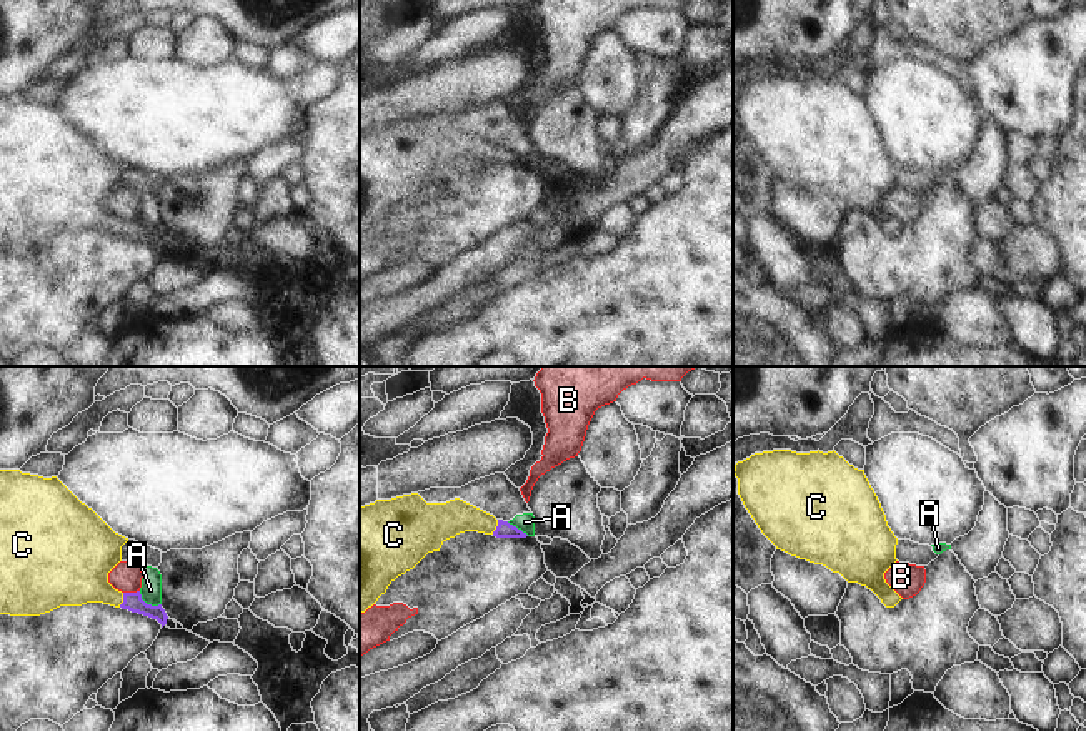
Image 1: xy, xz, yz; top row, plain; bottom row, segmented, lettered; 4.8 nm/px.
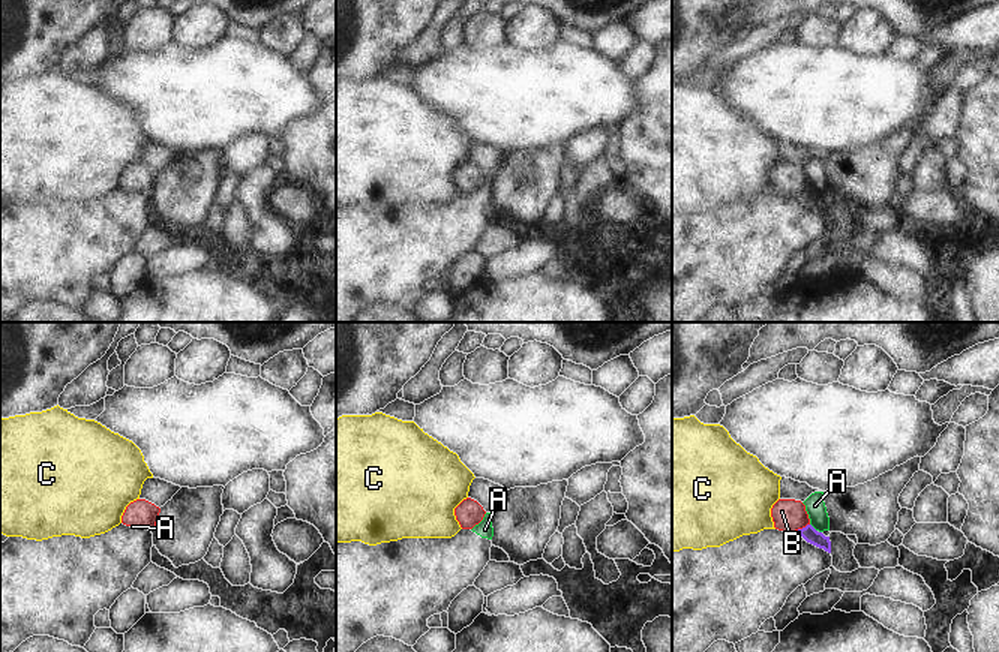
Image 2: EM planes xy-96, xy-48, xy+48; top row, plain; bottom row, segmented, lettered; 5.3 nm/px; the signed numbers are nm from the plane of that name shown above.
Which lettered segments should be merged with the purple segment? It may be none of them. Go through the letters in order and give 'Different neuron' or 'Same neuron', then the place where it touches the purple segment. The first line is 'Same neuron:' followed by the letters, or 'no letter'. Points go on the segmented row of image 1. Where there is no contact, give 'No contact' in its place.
Same neuron: C
A: Different neuron. Touches purple at xy (149, 605)
B: Different neuron. Touches purple at xy (130, 593)
C: Same neuron. Touches purple at xy (124, 600)

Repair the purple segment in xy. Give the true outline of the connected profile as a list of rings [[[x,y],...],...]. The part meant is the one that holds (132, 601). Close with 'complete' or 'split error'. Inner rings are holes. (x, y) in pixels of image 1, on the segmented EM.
[[[0,470],[0,614],[40,616],[60,606],[103,603],[157,619],[163,628],[168,616],[162,604],[147,604],[140,591],[122,593],[108,583],[127,541],[57,476]]]; split error

